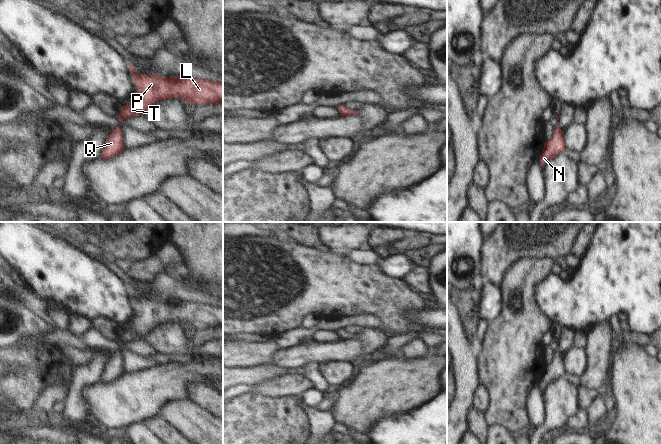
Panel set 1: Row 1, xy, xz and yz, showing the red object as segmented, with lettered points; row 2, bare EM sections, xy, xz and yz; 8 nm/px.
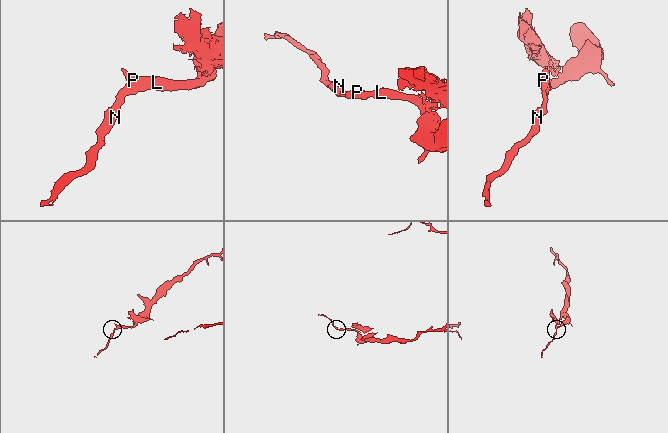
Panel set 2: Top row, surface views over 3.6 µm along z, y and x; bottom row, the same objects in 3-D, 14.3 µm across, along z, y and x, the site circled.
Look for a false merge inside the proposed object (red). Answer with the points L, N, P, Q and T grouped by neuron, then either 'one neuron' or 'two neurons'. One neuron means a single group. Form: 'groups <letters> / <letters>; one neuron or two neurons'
groups L N P Q T; one neuron

